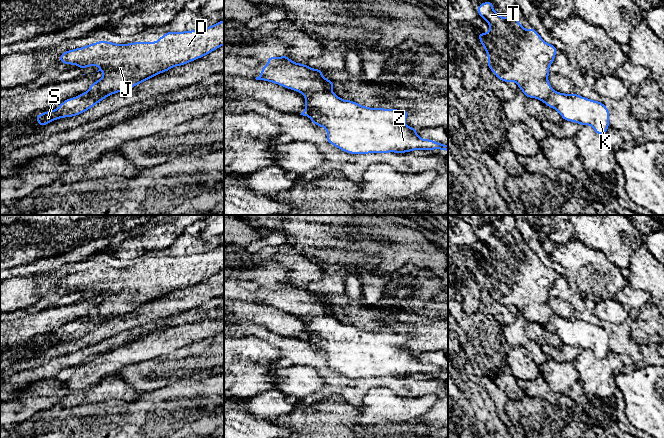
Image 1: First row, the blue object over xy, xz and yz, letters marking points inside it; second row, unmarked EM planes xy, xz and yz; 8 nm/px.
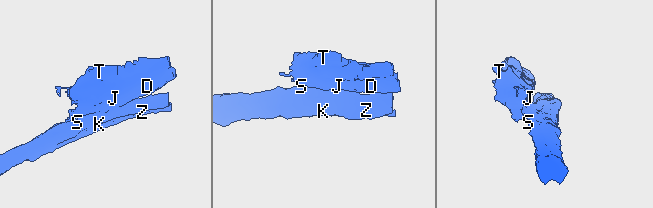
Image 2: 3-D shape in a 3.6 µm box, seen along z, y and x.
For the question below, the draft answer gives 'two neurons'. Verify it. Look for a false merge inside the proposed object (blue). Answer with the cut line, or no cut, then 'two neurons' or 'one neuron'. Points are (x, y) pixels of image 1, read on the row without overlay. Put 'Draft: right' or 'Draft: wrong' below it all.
xz (300, 315), (331, 316) | two neurons
Draft: right

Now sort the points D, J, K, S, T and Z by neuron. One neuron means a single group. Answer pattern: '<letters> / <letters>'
D J T / K S Z

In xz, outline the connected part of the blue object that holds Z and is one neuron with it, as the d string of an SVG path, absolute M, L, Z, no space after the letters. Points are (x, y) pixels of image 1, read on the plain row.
M332 316L302 317L305 320L306 332L300 339L308 340L316 350L327 353L326 365L340 374L350 378L370 377L406 377L413 374L435 374L448 375L448 369L435 366L431 363L422 363L418 360L415 352L406 349L405 343L409 335L385 332L370 332L362 330L351 324L343 324Z

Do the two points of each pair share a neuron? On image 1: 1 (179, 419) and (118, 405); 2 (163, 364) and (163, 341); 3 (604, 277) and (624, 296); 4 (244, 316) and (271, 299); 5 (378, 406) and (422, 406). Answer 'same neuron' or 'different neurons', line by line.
1: same neuron
2: different neurons
3: different neurons
4: different neurons
5: same neuron

